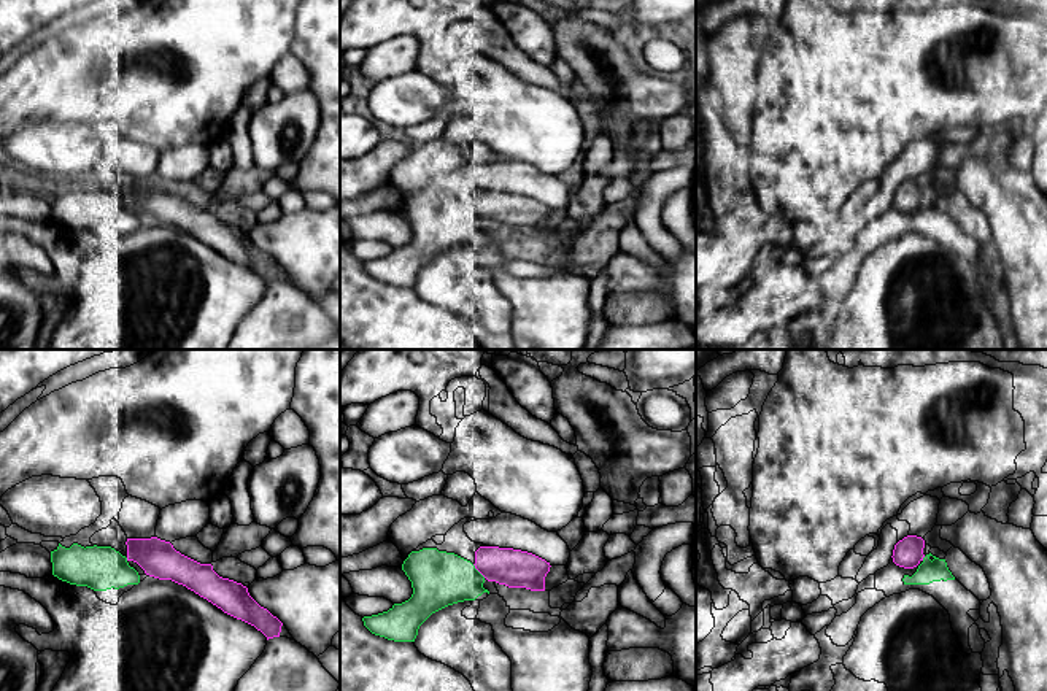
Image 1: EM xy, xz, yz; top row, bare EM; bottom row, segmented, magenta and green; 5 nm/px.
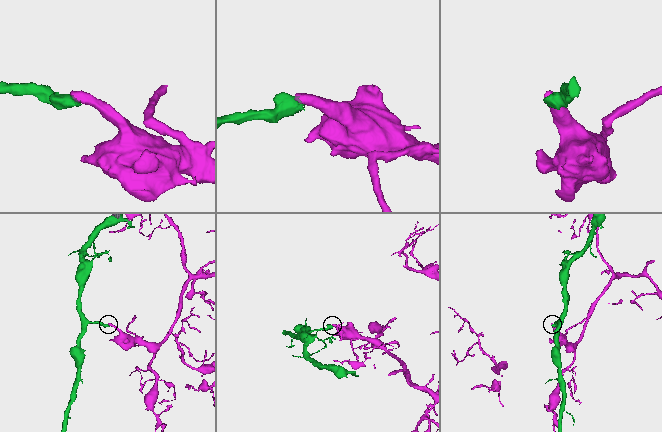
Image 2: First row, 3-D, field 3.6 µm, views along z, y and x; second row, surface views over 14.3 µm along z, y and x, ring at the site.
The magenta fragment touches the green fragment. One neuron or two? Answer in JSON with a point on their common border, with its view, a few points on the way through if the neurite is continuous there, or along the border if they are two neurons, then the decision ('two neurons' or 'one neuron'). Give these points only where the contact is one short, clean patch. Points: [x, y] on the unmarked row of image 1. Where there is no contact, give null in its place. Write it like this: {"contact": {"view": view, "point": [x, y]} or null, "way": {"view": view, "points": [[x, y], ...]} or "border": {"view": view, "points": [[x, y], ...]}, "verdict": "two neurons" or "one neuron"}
{"contact": {"view": "xz", "point": [479, 215]}, "verdict": "two neurons"}

